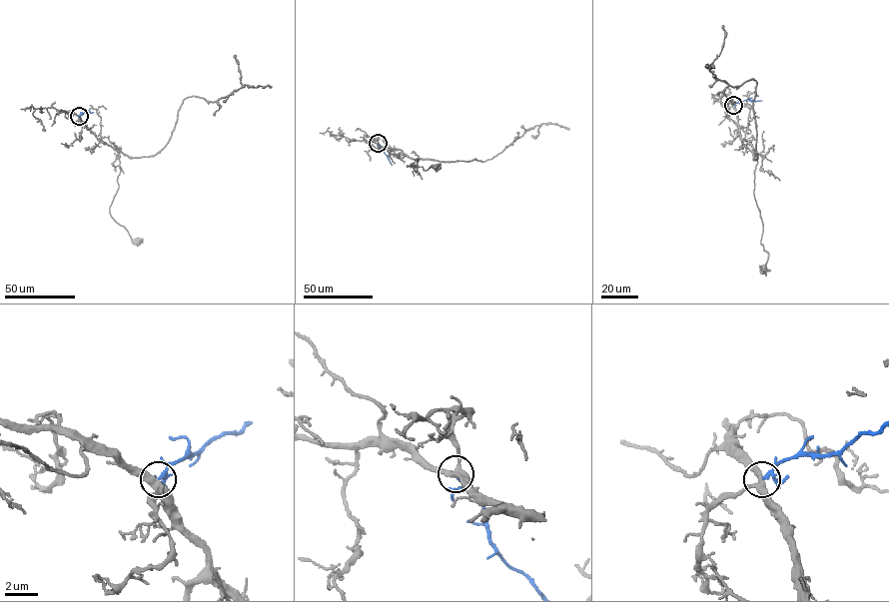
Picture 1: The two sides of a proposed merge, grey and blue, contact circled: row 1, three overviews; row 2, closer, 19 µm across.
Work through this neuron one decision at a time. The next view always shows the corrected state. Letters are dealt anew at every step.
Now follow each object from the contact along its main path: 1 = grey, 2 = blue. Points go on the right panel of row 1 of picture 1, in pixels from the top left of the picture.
1: (732, 105), (740, 137), (751, 146), (757, 163), (753, 193), (763, 225), (760, 243), (768, 254), (763, 269)
2: (733, 105), (749, 99), (761, 101)

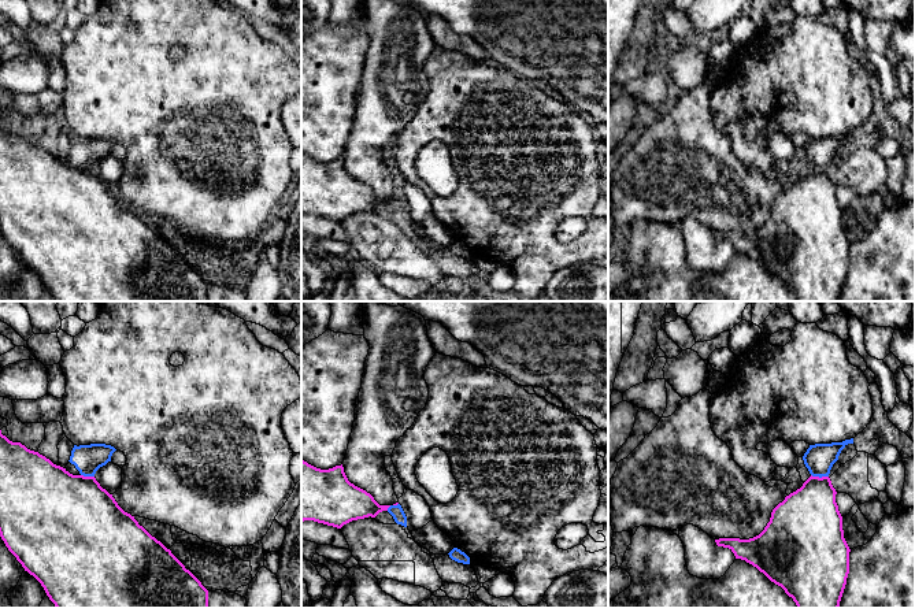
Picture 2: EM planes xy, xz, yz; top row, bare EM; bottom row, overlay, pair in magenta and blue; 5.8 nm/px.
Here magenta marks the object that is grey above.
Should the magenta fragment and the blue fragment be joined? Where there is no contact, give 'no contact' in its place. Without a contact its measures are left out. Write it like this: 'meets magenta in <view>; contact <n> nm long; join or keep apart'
meets magenta in yz; contact 110 nm long; keep apart

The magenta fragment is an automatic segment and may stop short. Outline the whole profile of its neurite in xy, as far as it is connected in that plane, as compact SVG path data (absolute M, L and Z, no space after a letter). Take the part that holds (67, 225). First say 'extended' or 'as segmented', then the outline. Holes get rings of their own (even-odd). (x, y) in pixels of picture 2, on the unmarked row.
as segmented; M0 123L0 230L8 244L44 281L56 301L208 301L208 283L160 234L152 230L130 207L125 205L112 188L95 170L73 168L38 145L12 136Z

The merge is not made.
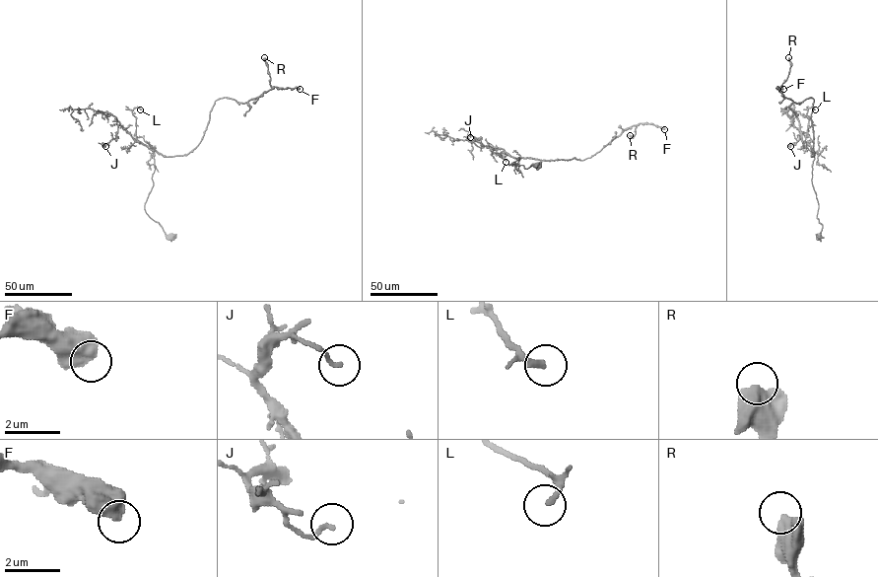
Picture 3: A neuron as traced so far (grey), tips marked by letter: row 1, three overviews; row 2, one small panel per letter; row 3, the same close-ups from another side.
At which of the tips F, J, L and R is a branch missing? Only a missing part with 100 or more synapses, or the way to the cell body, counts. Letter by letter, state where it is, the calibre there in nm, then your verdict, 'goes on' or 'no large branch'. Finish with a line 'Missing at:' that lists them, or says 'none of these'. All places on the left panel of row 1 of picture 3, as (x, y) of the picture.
F: (300, 89) | 600 nm | no large branch
J: (105, 146) | 140 nm | no large branch
L: (140, 109) | 150 nm | no large branch
R: (264, 57) | 700 nm | no large branch
Missing at: none of these

